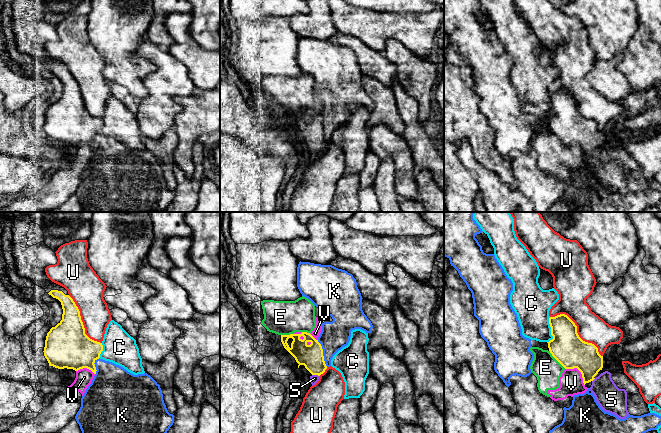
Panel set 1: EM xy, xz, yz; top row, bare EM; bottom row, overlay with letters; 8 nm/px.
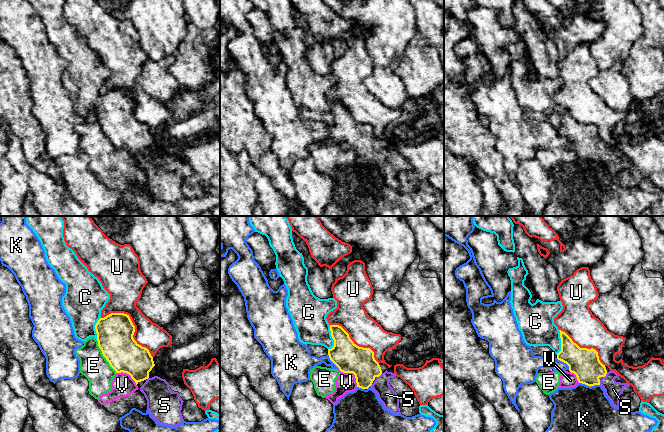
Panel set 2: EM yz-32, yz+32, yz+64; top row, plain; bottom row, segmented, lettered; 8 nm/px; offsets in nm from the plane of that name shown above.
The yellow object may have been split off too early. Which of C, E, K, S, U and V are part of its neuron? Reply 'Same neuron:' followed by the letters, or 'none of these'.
Same neuron: S

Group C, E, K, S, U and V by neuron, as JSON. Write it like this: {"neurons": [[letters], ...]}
{"neurons": [["C"], ["E", "V"], ["K"], ["S"], ["U"]]}

